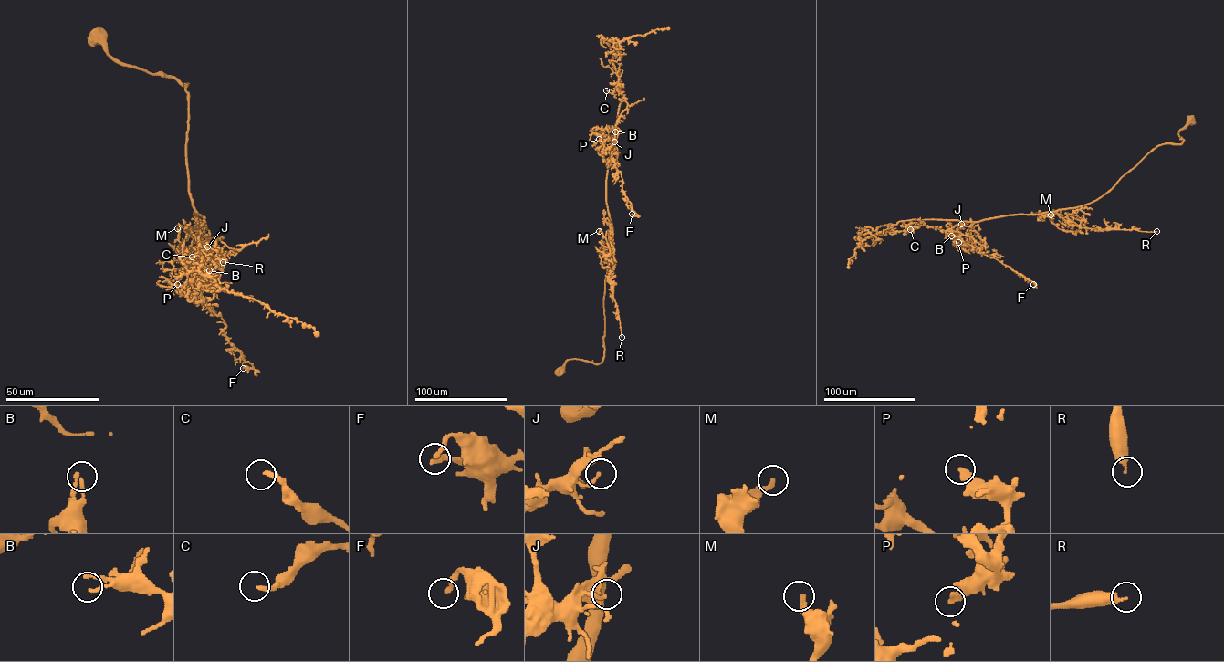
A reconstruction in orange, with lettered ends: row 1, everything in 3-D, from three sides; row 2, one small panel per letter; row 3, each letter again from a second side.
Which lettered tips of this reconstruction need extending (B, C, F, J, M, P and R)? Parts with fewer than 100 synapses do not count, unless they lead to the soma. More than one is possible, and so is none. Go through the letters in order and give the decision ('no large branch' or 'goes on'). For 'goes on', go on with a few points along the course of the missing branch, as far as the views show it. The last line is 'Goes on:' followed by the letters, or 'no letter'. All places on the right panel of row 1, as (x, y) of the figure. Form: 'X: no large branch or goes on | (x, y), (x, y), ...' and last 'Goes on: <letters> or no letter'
B: no large branch
C: no large branch
F: no large branch
J: no large branch
M: no large branch
P: no large branch
R: goes on | (1156, 231), (1206, 228)
Goes on: R

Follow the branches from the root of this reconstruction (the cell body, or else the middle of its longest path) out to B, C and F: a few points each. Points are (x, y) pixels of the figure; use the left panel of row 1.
B: (99, 36), (113, 58), (187, 84), (188, 193), (204, 221), (192, 231), (198, 251), (214, 259), (209, 270)
C: (99, 36), (187, 84), (192, 231), (222, 237), (215, 261), (212, 245), (192, 257)
F: (99, 36), (113, 58), (187, 84), (188, 193), (204, 221), (192, 227), (195, 280), (252, 365), (243, 368)

